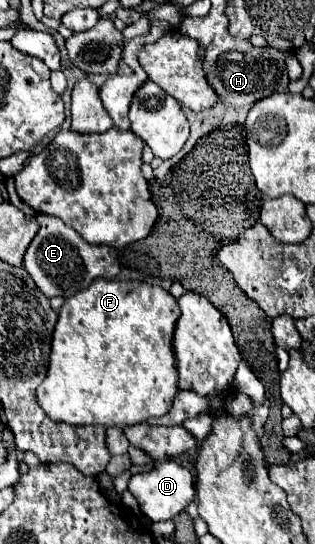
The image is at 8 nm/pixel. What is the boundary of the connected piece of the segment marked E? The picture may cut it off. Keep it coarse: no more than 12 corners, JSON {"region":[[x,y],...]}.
{"region":[[38,215],[22,267],[48,297],[120,273],[112,247]]}

